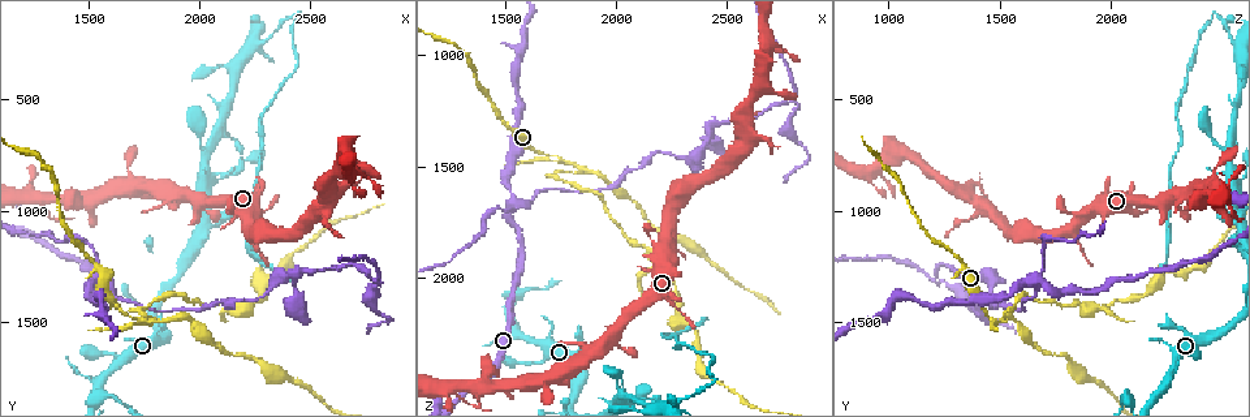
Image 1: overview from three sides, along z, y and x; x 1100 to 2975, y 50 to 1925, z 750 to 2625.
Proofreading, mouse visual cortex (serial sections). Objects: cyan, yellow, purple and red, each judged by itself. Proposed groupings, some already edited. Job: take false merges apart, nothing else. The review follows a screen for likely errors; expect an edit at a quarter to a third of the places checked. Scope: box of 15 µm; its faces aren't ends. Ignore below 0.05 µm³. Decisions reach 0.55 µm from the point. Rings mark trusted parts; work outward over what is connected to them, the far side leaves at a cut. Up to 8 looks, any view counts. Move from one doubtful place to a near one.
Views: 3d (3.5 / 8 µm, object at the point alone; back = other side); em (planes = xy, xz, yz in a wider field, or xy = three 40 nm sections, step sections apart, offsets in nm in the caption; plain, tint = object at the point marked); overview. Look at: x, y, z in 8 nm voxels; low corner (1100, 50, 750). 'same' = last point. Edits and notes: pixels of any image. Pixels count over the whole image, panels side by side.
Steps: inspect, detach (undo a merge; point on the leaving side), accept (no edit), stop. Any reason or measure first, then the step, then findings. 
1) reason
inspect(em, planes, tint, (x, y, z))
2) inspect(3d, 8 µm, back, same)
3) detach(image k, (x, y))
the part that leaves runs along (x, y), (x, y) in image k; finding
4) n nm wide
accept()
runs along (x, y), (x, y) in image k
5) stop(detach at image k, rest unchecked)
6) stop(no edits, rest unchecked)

sharp bend
inspect(3d, 8 µm, (1550, 1290, 1660))

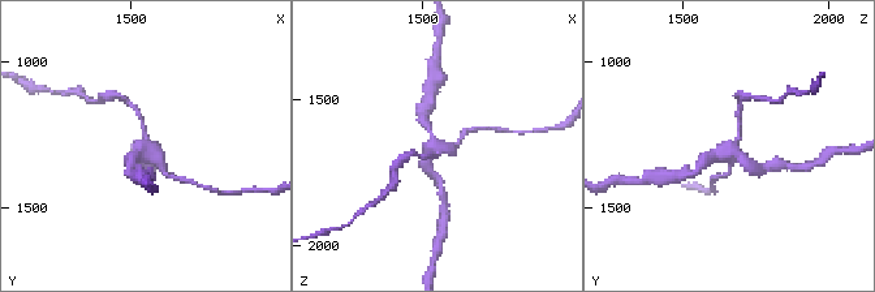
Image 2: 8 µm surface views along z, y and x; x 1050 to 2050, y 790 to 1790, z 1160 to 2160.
inspect(3d, 3.5 µm, (1530, 1290, 1670))

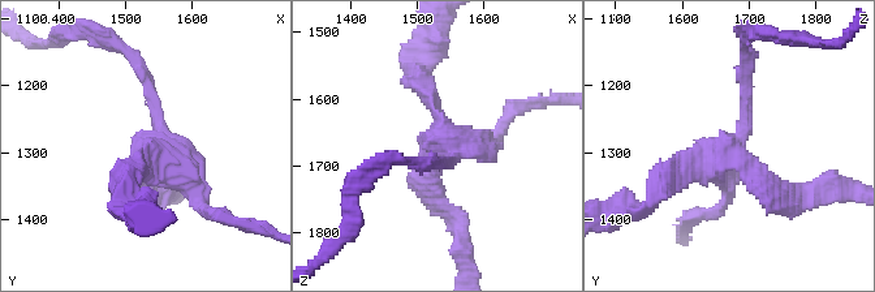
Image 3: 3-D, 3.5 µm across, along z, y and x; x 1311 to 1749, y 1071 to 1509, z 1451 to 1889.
4 arms; arms of 150, 200, 200, 250 nm; need the tissue
inspect(em, xy, step 3, tint, (1540, 1300, 1665))

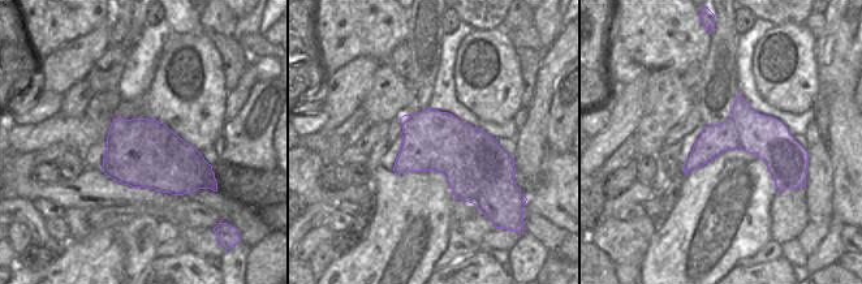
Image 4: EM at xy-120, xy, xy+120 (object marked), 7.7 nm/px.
detach(image 3, (201, 209))
a second cell is stuck on

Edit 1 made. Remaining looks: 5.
thin neck
inspect(3d, 3.5 µm, (1560, 1410, 1010))

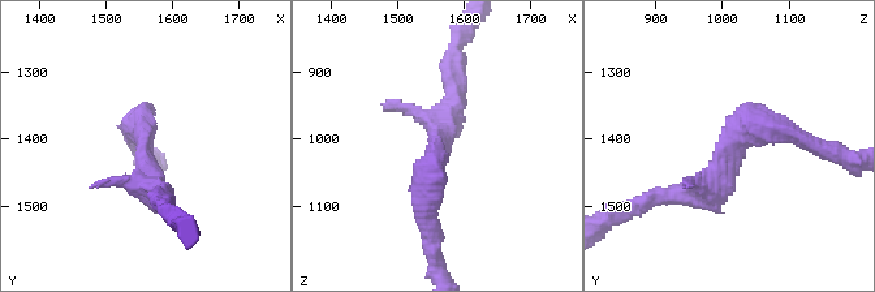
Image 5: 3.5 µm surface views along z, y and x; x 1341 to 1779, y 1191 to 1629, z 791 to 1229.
now the EM
inspect(em, xy, step 3, tint, (1555, 1420, 1005))

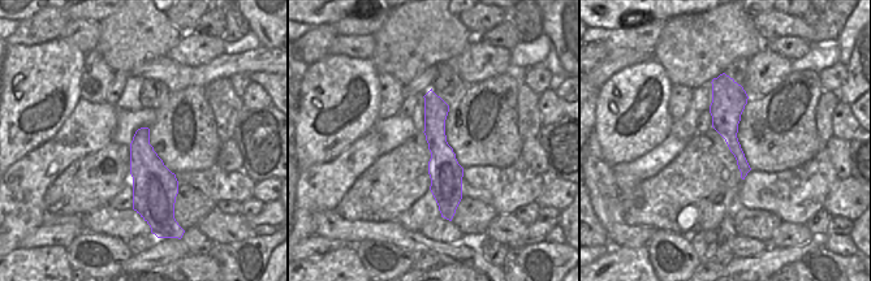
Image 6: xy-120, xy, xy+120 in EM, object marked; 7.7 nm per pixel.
accept()
runs along (797, 137), (748, 125), (707, 189), (667, 197) in image 5; one cell here

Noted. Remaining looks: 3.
three-way junction
inspect(3d, 3.5 µm, (1820, 1490, 1510))

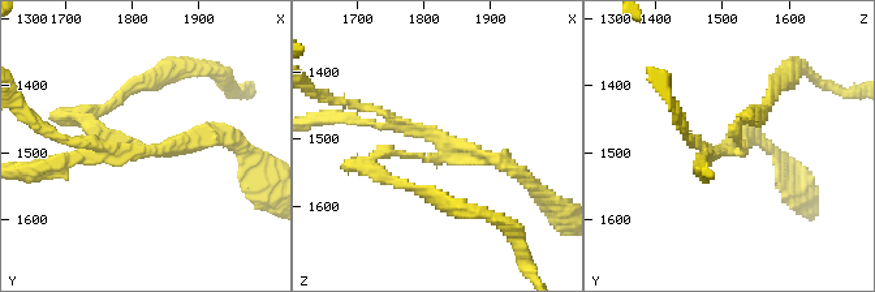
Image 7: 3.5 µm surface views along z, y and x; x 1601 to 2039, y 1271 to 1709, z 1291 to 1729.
detach(image 7, (384, 149))
the part that leaves runs along (132, 140), (76, 115), (124, 91) in image 7; two cells meet here

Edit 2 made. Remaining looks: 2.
stop(detach at image 3, detach at image 7, rest unchecked)

